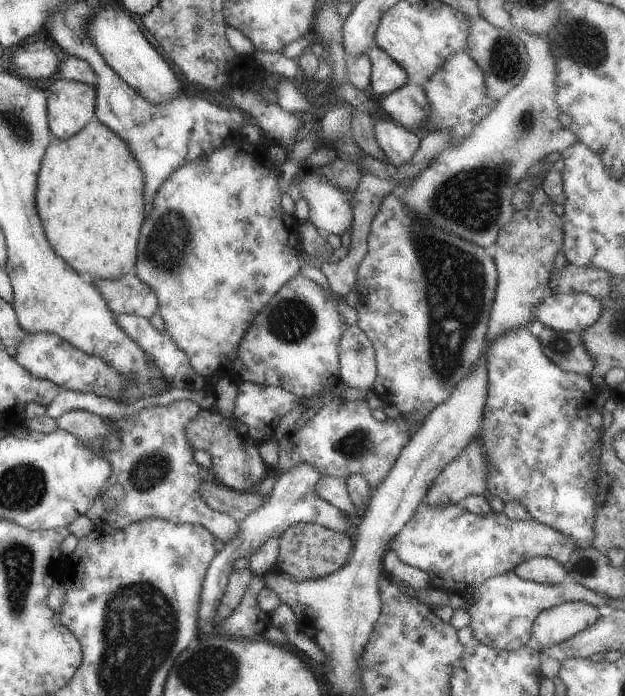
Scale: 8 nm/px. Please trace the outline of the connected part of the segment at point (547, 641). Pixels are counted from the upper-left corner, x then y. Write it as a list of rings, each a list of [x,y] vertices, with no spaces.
[[[568,601],[543,610],[531,628],[532,644],[551,647],[592,626],[598,618],[598,607],[580,601]]]

